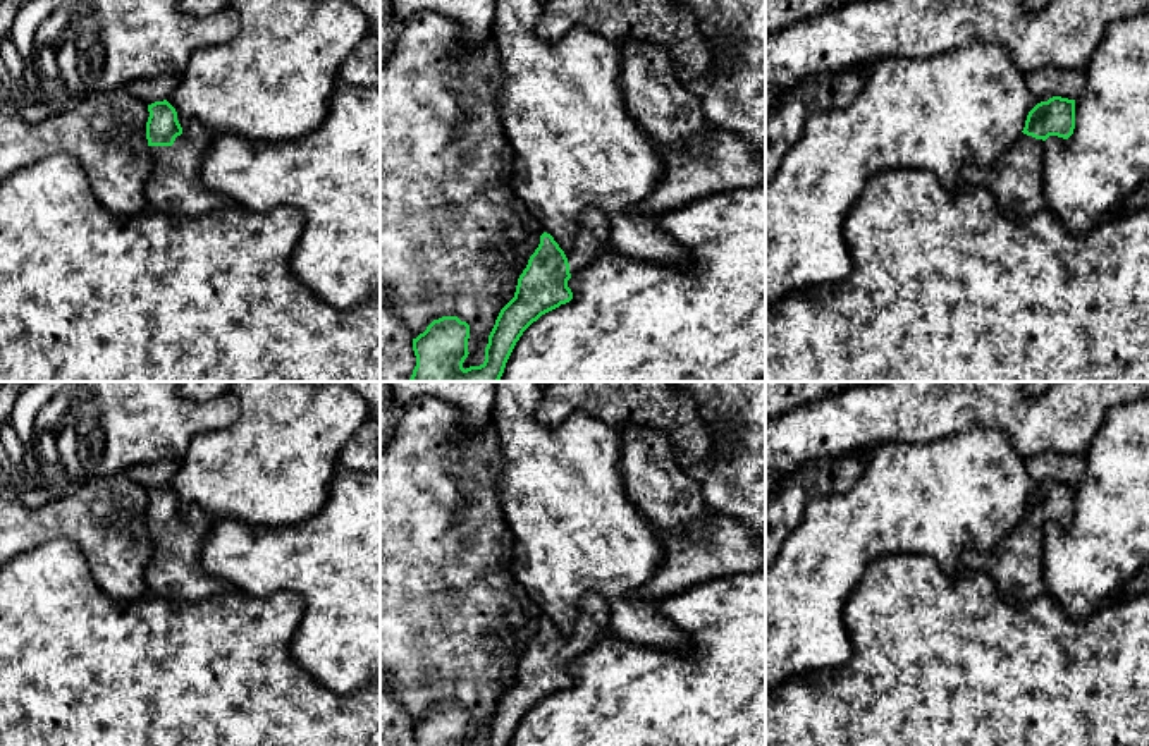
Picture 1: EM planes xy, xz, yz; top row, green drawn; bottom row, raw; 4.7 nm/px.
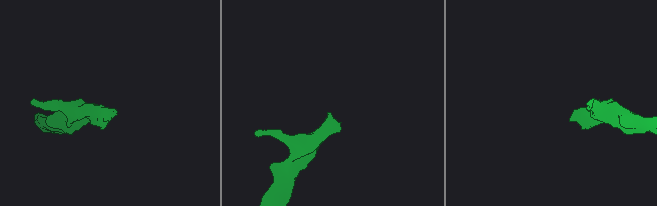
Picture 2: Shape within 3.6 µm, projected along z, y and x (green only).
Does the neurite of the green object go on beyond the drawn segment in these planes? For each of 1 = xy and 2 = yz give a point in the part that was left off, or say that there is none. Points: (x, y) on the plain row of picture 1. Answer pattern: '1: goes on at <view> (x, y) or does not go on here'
1: goes on at xy (174, 571)
2: goes on at yz (1015, 561)

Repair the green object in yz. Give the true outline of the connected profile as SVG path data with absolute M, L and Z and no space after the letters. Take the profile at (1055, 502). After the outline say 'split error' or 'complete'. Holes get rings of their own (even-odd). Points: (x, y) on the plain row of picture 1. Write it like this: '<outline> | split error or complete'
M1053 481L1027 500L1022 519L996 543L967 548L962 569L984 571L1013 602L1029 602L1044 593L1042 538L1049 521L1068 524L1075 514L1075 485Z | split error

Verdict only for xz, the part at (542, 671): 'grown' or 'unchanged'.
grown

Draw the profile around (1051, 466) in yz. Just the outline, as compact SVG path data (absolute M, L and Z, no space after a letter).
M1046 452L1027 459L1027 469L1041 486L1053 481L1075 485L1085 471L1085 454Z

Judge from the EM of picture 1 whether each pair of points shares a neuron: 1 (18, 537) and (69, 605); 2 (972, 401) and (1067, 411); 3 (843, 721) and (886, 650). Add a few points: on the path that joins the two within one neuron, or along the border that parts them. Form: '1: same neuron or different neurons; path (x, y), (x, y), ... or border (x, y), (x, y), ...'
1: different neurons; border (67, 540), (47, 540), (18, 556)
2: same neuron; path (996, 403), (1010, 411), (1043, 411)
3: same neuron; path (860, 703), (886, 678), (886, 667)

